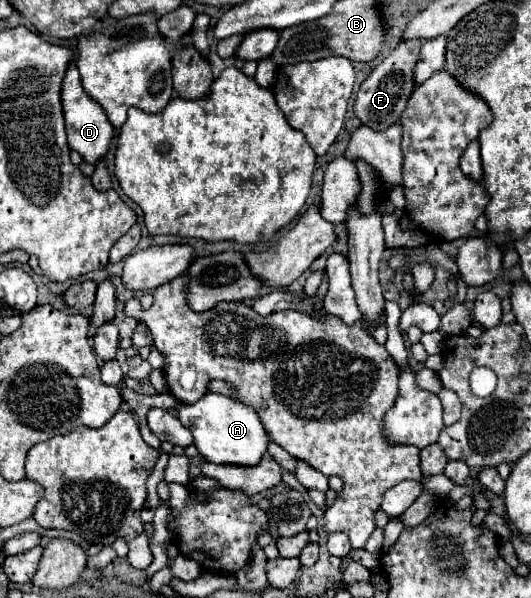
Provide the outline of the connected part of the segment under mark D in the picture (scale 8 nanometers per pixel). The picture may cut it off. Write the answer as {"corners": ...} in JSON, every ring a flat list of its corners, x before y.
{"corners":[[70,64,70,68,66,70,64,82,62,82,62,106,64,106,64,118,66,118,66,132,68,132,68,144,72,150,76,150,84,162,96,164,98,160,104,158,104,154,108,152,112,138,114,138,114,126,110,124,104,108,92,100,82,84,80,84,80,74,78,68,74,64]]}

